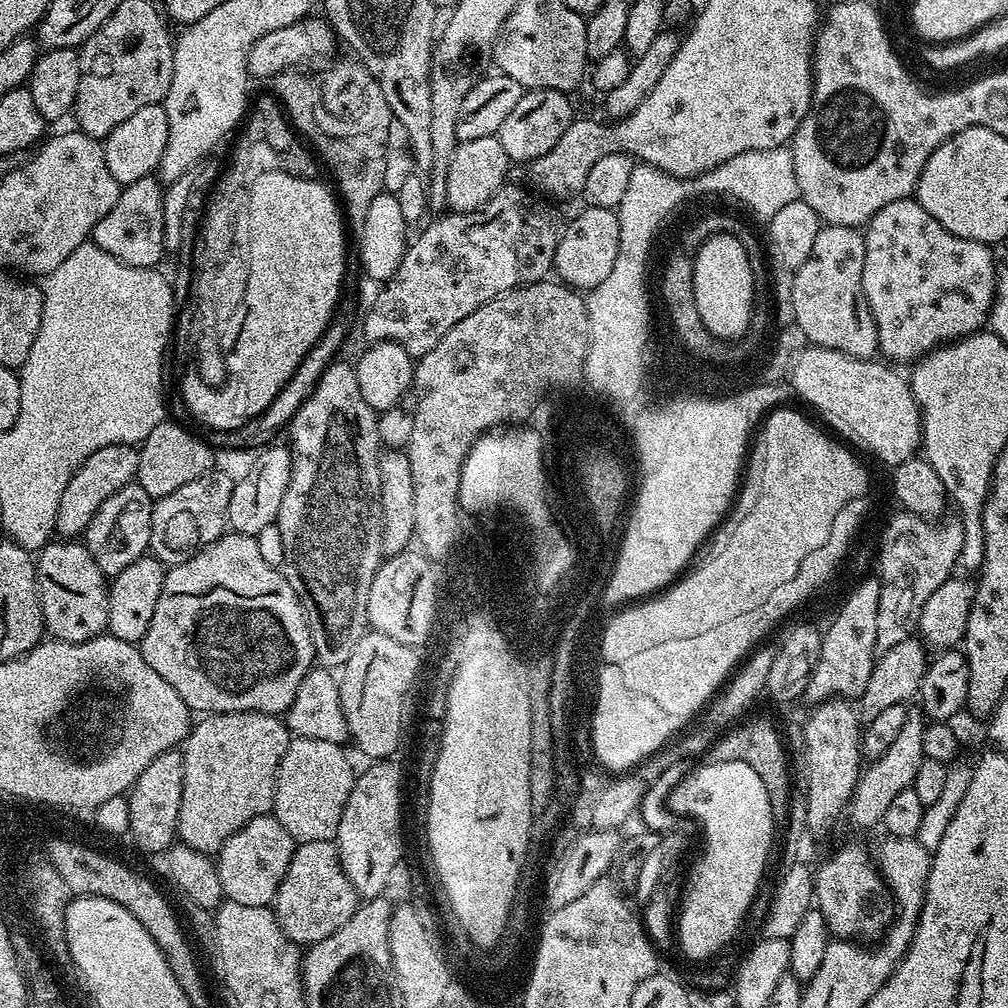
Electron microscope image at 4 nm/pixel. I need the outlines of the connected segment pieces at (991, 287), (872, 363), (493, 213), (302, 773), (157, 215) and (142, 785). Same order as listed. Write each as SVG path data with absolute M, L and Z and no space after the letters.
M915 198L882 206L866 225L862 262L864 302L878 330L879 355L889 356L884 357L889 361L915 362L942 344L981 331L989 323L996 297L998 267L992 252L995 251L987 244L950 234L950 230L946 230L946 226L942 226L942 222L938 222L938 218L927 212Z
M808 346L795 357L790 369L790 388L796 396L800 395L818 415L821 421L836 416L836 420L857 440L865 444L882 463L895 466L917 455L922 444L922 425L920 407L912 393L911 383L904 380L887 363L879 359L859 360L842 354L838 350Z
M508 182L482 207L472 212L449 211L448 216L440 216L432 221L429 219L409 243L402 266L398 266L391 278L379 285L380 293L373 298L364 316L365 341L393 340L413 358L425 356L434 350L434 346L438 346L438 342L442 342L445 334L458 326L458 322L462 322L462 318L474 314L478 306L512 288L538 284L545 279L553 271L556 262L562 220L560 224L559 214L551 208L552 204L547 199L525 188Z
M318 738L289 739L288 749L276 770L276 821L293 840L305 844L319 840L335 841L343 807L350 797L354 771L345 749Z
M155 175L143 176L134 182L123 185L114 210L106 214L92 227L91 243L97 244L106 254L114 254L130 266L156 268L159 260L166 256L163 240L163 200L162 184Z
M180 750L163 752L138 774L127 793L128 831L127 835L144 852L160 852L172 847L177 839L176 823L182 806L182 766L184 753Z

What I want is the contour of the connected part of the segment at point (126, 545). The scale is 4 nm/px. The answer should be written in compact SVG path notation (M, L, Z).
M133 482L110 494L110 498L98 506L94 518L90 518L88 529L82 533L82 543L94 562L98 562L98 570L102 570L105 577L122 574L130 562L138 562L138 558L149 551L153 503L153 497L148 496L140 484Z

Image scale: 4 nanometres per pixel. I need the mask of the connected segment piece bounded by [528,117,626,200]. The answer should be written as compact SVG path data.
M580 117L573 119L562 137L558 138L557 145L529 163L530 180L533 184L531 187L543 197L552 200L564 200L583 193L586 177L599 158L606 157L607 154L626 152L626 145L615 144L614 138L610 135L613 130L614 123L609 121L598 122Z

